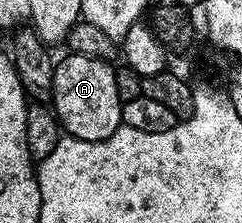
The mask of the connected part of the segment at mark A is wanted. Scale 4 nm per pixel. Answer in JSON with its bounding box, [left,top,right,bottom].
[50,53,122,141]

